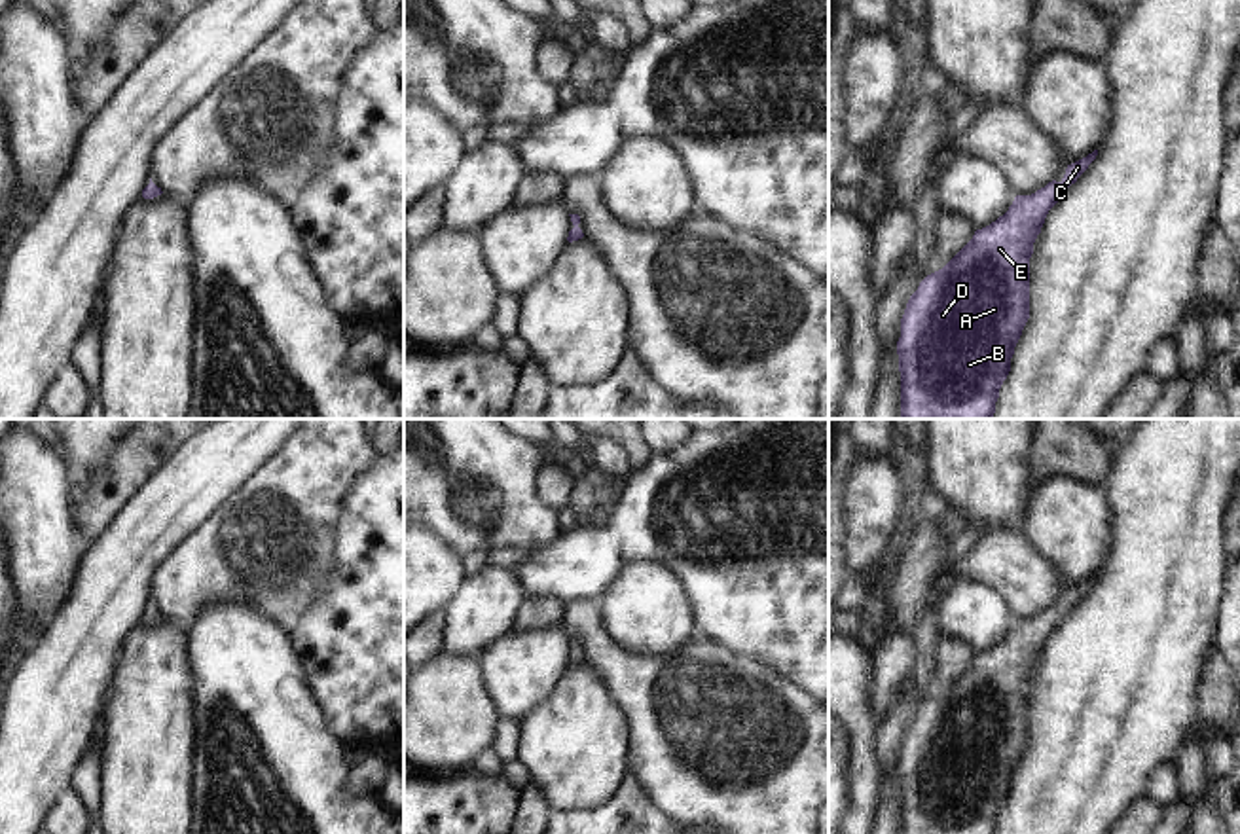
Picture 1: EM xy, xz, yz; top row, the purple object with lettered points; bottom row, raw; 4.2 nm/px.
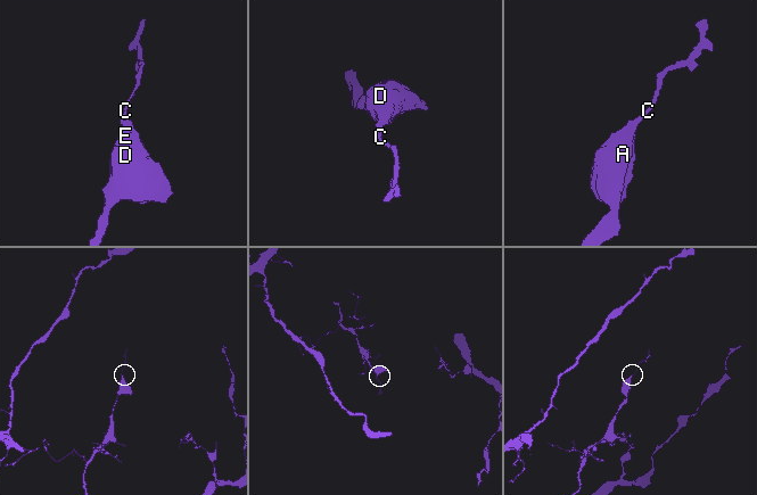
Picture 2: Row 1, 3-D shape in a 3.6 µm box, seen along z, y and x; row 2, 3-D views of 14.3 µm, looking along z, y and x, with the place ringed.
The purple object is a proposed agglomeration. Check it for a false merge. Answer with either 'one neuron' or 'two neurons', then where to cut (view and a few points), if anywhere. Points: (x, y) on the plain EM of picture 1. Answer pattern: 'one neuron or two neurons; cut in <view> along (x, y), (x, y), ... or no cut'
one neuron; no cut

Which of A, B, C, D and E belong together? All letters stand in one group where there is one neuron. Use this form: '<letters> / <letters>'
A B C D E

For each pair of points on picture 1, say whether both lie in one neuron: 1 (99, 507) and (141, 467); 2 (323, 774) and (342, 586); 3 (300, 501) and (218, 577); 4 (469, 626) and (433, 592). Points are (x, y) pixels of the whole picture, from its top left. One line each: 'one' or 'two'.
1: one
2: two
3: one
4: two

